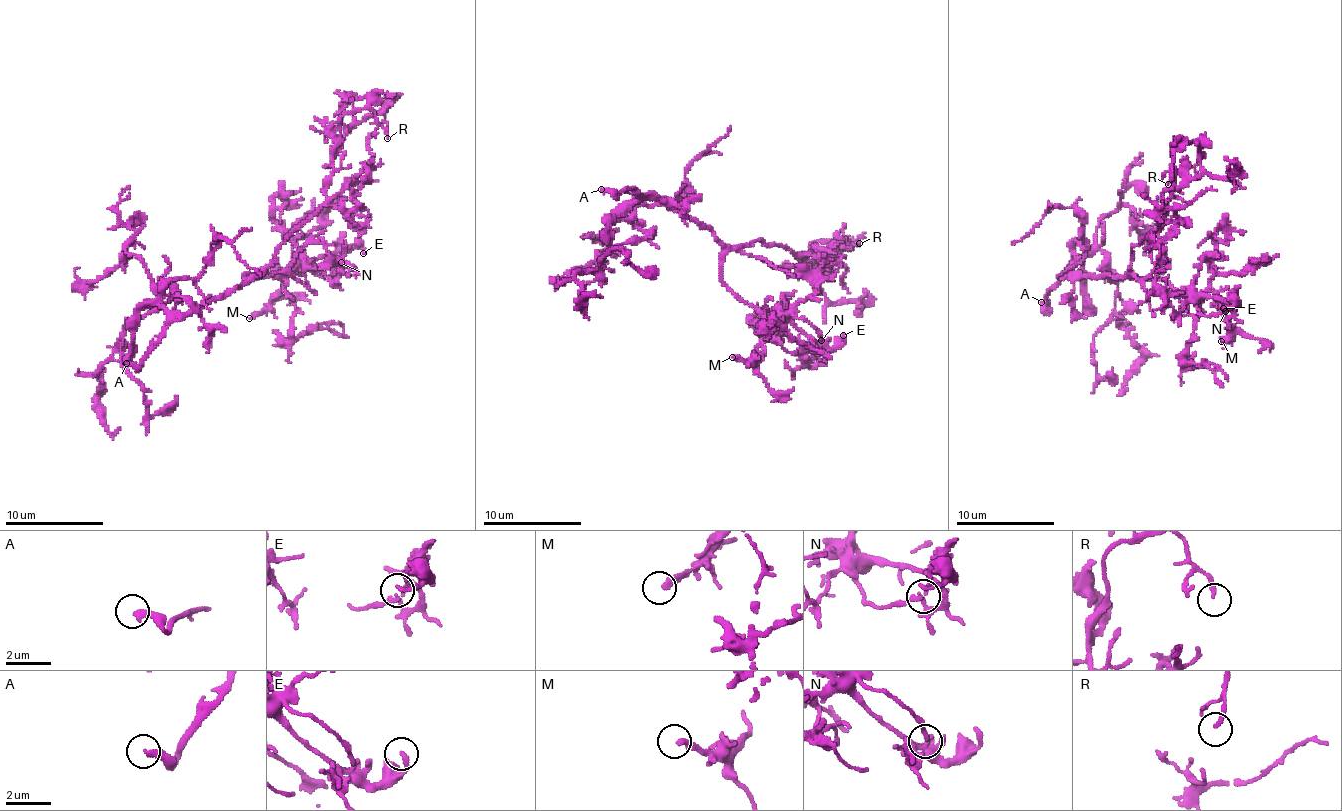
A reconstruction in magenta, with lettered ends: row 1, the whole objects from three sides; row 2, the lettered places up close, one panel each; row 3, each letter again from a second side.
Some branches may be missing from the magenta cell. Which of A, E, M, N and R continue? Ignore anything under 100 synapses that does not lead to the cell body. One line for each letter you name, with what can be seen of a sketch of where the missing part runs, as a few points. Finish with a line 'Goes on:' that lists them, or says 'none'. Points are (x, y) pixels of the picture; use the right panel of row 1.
A: (1041, 302), (1056, 282), (1074, 236), (1092, 224), (1121, 236), (1140, 235), (1171, 252)
Goes on: A

